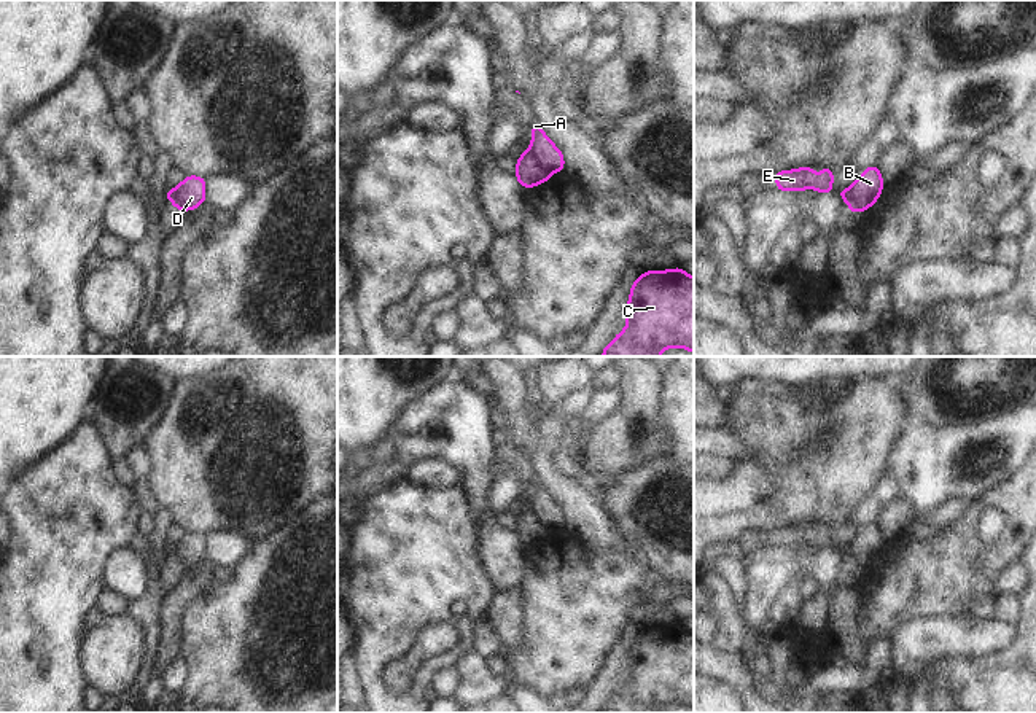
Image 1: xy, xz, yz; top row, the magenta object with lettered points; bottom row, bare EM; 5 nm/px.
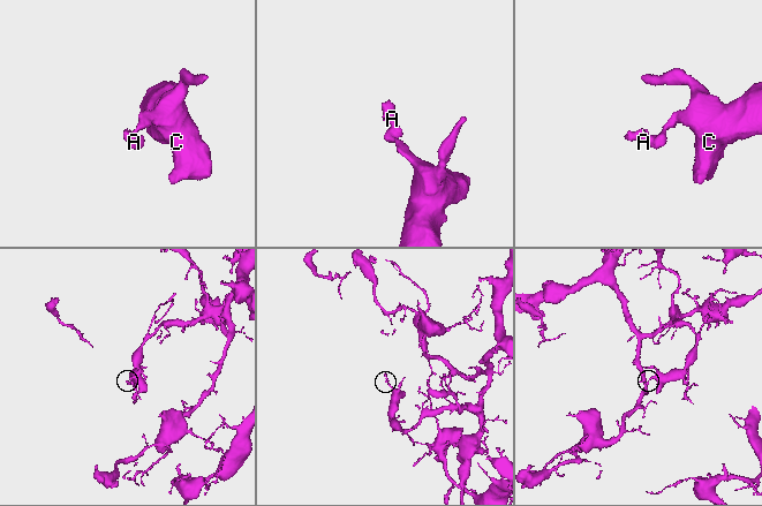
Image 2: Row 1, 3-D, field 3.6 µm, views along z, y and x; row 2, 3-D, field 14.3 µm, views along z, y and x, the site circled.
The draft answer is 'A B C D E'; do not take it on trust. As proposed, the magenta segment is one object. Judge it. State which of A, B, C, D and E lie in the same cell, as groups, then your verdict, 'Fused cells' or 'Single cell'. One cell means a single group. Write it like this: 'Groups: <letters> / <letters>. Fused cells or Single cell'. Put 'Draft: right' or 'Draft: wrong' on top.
Draft: wrong
Groups: A D E / B C. Fused cells.

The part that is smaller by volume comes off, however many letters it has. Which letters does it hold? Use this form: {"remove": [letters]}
{"remove": ["A", "D", "E"]}

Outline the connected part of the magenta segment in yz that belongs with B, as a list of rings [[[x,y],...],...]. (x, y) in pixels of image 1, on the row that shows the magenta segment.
[[[877,164],[863,170],[861,177],[847,189],[850,212],[867,210],[880,197],[883,188],[882,173]]]

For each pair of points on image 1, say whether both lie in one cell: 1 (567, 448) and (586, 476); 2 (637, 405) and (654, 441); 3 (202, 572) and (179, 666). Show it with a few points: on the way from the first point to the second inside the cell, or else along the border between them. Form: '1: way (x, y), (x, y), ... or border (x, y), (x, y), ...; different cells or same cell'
1: way (573, 454), (581, 470); same cell
2: way (642, 414), (646, 419), (648, 432); same cell
3: border (179, 654), (159, 674); different cells

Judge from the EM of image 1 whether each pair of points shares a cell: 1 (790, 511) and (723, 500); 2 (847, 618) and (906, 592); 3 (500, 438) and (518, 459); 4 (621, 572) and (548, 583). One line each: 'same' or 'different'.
1: same
2: different
3: same
4: same

